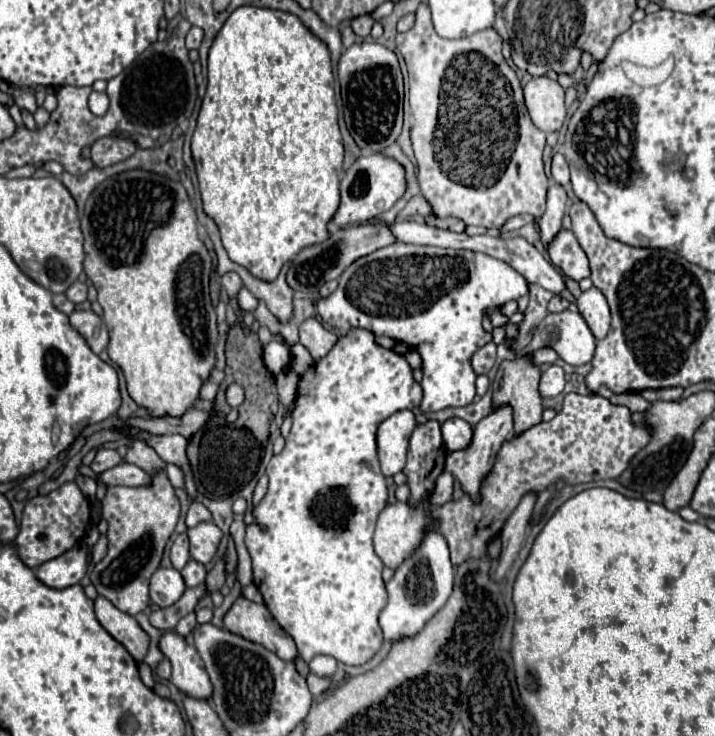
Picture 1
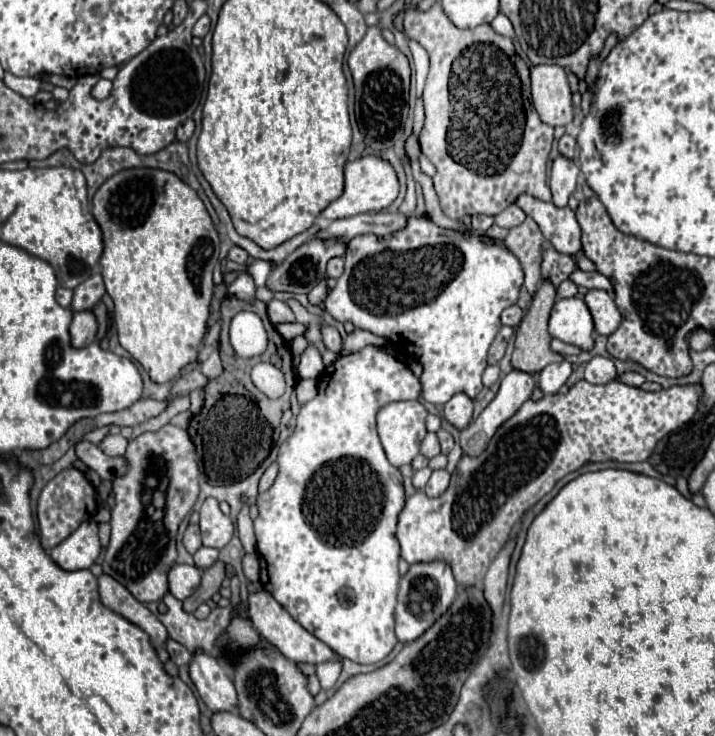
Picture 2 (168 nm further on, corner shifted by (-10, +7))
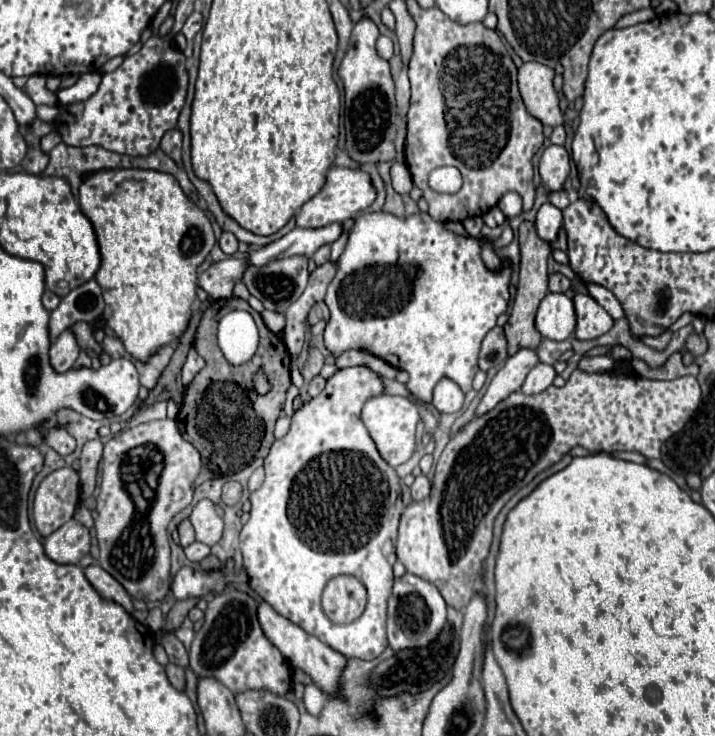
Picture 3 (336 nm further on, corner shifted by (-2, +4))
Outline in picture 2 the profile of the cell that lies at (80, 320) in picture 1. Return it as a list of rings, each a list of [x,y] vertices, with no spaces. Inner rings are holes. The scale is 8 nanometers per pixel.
[[[75,311],[69,331],[71,331],[71,343],[75,347],[91,345],[97,341],[97,331],[99,331],[97,317],[93,315],[93,311]]]

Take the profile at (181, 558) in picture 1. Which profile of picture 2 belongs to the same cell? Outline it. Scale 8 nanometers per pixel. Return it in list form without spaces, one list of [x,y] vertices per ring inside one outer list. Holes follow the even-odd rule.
[[[189,525],[185,535],[183,535],[183,545],[185,549],[193,555],[199,547],[201,547],[201,533],[199,533],[199,525]]]

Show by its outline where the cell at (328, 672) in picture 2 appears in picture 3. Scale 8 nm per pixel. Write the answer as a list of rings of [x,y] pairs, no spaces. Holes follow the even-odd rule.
[[[309,684],[305,686],[305,694],[303,694],[303,704],[307,708],[309,714],[317,716],[321,710],[323,710],[323,704],[325,704],[325,694],[319,692],[319,688],[315,684]]]

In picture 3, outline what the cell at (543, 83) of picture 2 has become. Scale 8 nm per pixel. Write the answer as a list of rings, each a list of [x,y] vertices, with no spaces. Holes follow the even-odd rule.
[[[525,62],[519,68],[519,92],[525,108],[531,116],[547,126],[561,126],[563,114],[559,110],[559,98],[553,88],[553,68],[539,62]]]

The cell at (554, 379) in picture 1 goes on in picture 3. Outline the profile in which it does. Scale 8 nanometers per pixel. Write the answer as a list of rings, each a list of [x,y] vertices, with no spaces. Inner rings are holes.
[[[539,362],[525,378],[523,386],[521,386],[521,392],[523,394],[539,394],[543,390],[547,390],[551,384],[553,384],[553,378],[557,376],[555,368],[549,366],[549,364],[543,364]]]

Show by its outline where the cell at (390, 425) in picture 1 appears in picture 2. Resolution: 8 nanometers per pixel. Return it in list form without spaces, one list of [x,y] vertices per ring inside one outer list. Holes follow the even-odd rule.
[[[395,401],[379,409],[377,431],[391,465],[401,467],[411,463],[427,435],[427,409],[421,401]]]

